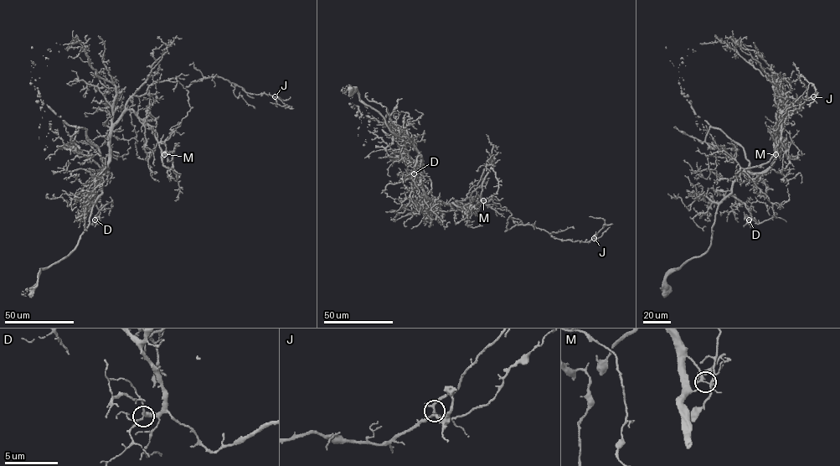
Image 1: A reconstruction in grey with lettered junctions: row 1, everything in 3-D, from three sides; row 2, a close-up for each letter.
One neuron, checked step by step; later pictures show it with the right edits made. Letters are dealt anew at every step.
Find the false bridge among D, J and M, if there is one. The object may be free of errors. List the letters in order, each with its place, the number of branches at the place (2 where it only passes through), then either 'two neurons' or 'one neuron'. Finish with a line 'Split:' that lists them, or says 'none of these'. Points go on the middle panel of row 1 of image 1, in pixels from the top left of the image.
D: (414, 173) | 5 | one neuron
J: (594, 238) | 5 | one neuron
M: (483, 200) | 5 | two neurons
Split: M

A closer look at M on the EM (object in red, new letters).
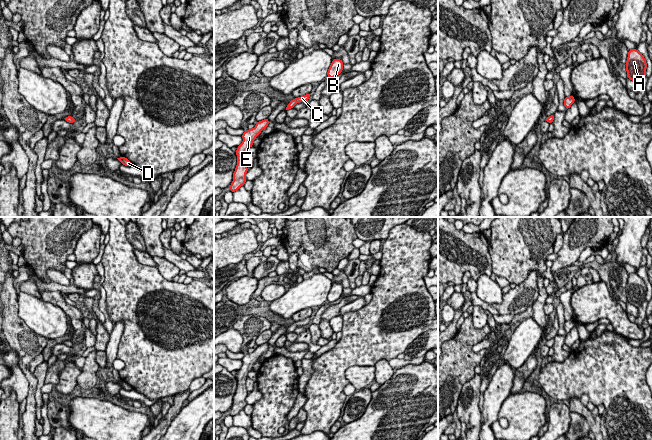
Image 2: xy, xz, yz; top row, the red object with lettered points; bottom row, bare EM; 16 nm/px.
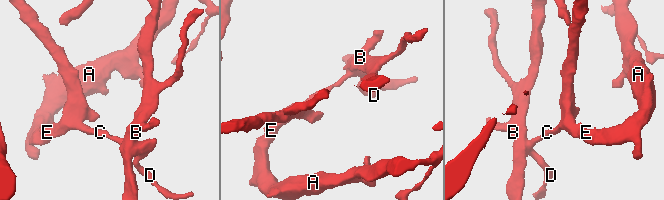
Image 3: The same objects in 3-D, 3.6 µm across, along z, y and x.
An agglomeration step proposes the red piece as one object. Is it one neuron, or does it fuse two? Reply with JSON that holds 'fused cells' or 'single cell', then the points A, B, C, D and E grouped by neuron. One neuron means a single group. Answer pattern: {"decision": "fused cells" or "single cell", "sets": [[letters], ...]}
{"decision": "fused cells", "sets": [["A", "E"], ["B", "C", "D"]]}

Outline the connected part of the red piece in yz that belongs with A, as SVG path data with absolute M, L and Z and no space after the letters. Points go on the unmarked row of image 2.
M637 273L629 274L626 285L627 302L640 307L646 301L646 292L645 281Z

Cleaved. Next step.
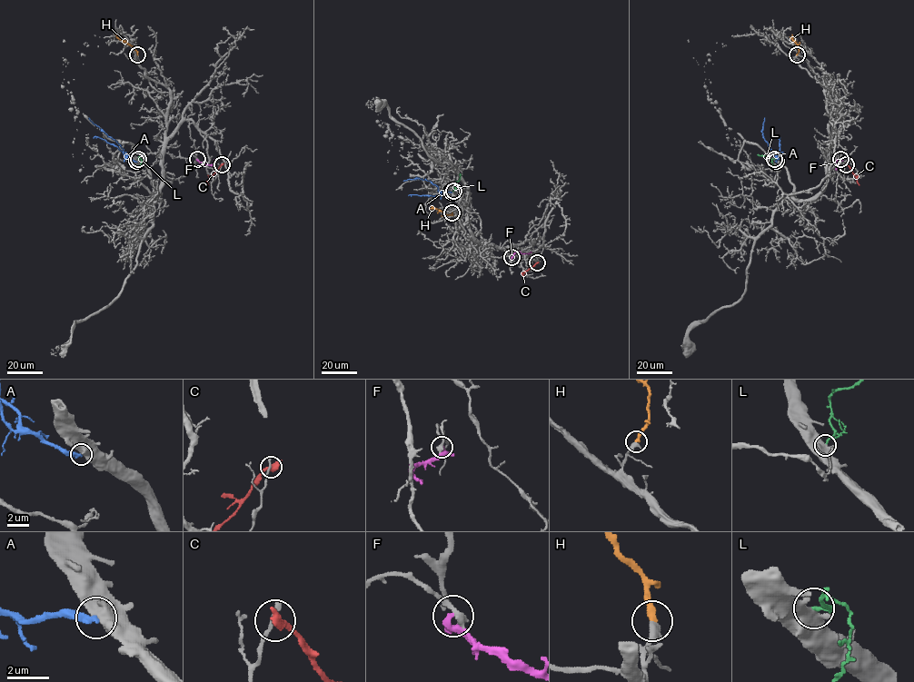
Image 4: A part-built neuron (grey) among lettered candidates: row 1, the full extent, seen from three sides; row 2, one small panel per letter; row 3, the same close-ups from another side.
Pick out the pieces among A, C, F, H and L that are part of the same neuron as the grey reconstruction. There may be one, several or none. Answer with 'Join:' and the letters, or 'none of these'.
Join: H

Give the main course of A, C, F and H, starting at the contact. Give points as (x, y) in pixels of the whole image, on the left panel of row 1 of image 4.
A: (136, 161), (126, 158), (120, 145), (88, 117)
C: (222, 164), (206, 181), (208, 185)
F: (197, 159), (216, 170)
H: (137, 54), (132, 46), (115, 34)

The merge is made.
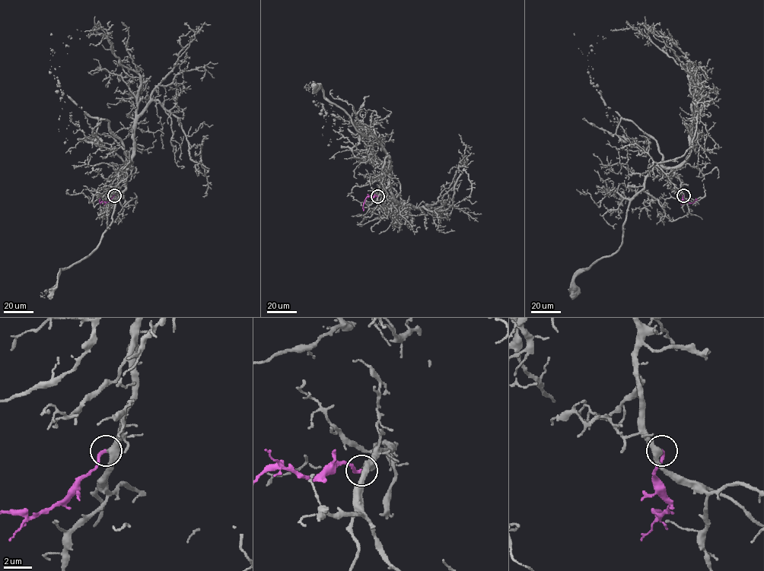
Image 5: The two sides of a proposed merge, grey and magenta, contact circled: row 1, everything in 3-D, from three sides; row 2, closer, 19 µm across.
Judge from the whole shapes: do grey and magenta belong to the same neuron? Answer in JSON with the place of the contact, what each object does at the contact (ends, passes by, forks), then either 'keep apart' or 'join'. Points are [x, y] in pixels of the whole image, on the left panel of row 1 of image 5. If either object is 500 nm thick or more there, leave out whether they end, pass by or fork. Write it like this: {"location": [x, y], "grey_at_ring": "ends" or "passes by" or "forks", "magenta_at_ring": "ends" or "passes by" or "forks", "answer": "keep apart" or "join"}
{"location": [114, 195], "grey_at_ring": "passes by", "magenta_at_ring": "ends", "answer": "join"}

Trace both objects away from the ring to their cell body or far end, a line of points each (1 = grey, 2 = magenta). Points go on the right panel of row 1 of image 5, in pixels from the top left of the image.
1: (682, 195), (679, 178), (673, 169), (689, 151), (694, 102), (689, 71), (635, 27), (612, 30), (605, 39)
2: (683, 195), (682, 202), (692, 202), (697, 200)

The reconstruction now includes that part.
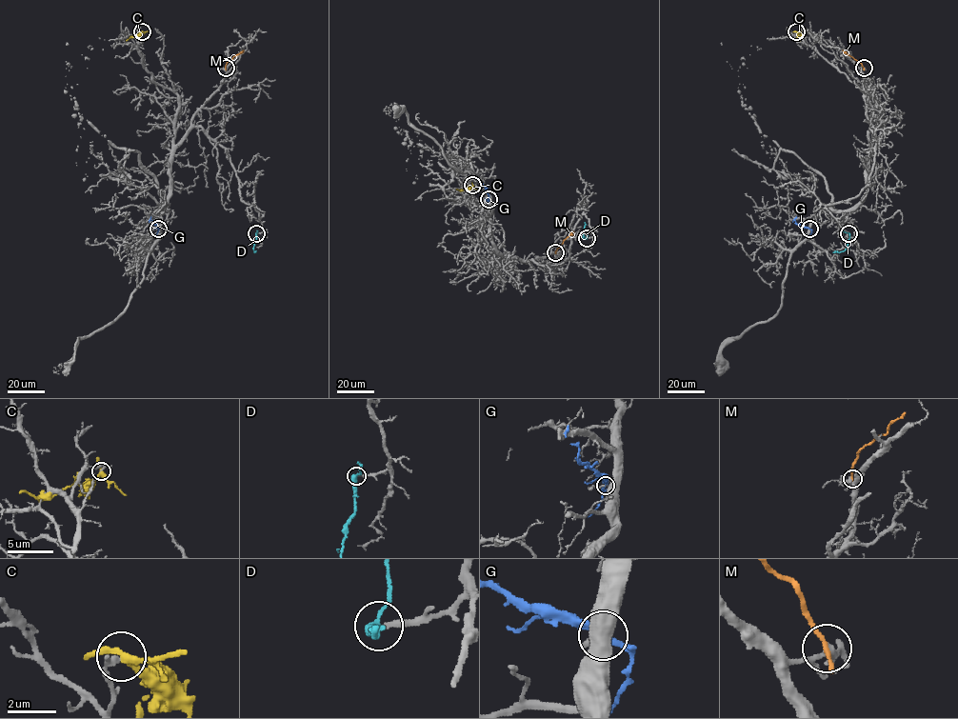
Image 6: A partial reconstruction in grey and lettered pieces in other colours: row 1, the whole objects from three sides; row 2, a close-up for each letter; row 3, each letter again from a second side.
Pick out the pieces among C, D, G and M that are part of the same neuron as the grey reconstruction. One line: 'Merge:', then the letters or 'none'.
Merge: D

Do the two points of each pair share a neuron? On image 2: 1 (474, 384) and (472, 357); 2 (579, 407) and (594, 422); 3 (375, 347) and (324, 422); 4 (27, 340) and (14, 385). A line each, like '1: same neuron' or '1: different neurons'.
1: different neurons
2: same neuron
3: same neuron
4: different neurons

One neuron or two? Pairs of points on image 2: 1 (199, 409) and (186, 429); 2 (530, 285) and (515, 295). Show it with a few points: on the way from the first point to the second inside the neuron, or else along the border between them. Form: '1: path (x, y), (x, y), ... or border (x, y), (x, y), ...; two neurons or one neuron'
1: path (196, 414), (189, 424); one neuron
2: path (526, 288), (519, 294); one neuron

